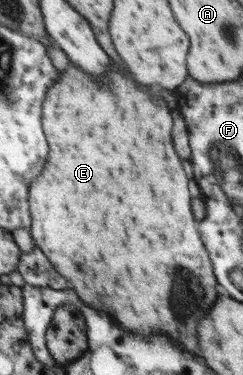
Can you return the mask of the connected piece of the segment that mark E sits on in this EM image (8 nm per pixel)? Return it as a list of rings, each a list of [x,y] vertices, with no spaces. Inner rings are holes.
[[[70,63],[60,72],[56,85],[52,85],[48,101],[44,101],[44,133],[50,133],[48,145],[52,145],[52,157],[48,157],[48,165],[44,165],[44,177],[36,177],[32,183],[29,231],[33,243],[49,259],[56,273],[70,281],[76,295],[82,297],[88,307],[106,311],[122,331],[138,335],[168,335],[170,331],[168,337],[172,341],[184,351],[198,355],[196,321],[206,315],[216,299],[216,281],[190,213],[186,175],[180,167],[180,159],[172,151],[170,127],[172,117],[166,103],[154,93],[138,91],[136,83],[118,65],[112,65],[108,85],[100,85]],[[150,269],[156,269],[154,277],[158,275],[158,279],[154,281],[160,281],[158,285],[162,287],[162,293],[158,291],[156,297],[156,315],[154,307],[150,307]]]

